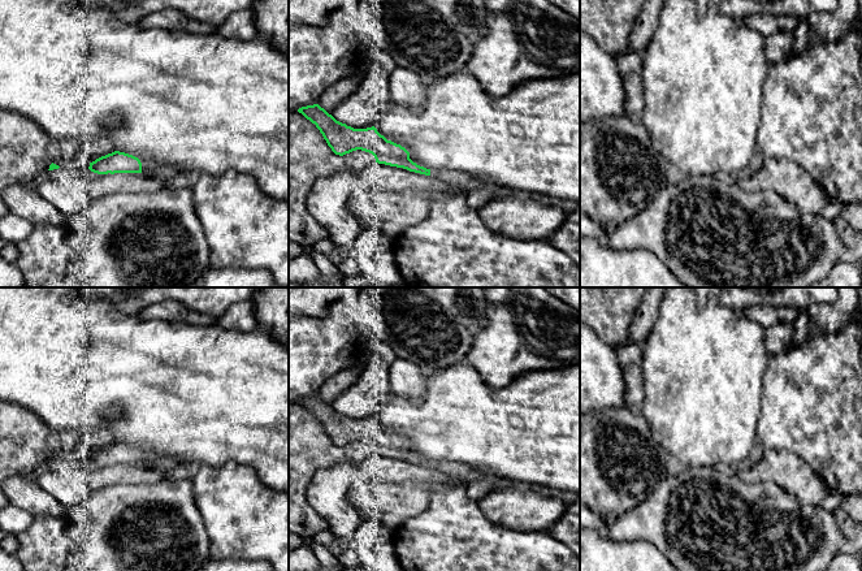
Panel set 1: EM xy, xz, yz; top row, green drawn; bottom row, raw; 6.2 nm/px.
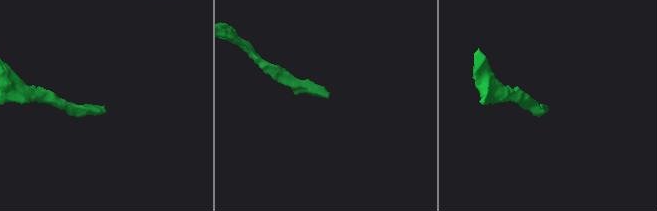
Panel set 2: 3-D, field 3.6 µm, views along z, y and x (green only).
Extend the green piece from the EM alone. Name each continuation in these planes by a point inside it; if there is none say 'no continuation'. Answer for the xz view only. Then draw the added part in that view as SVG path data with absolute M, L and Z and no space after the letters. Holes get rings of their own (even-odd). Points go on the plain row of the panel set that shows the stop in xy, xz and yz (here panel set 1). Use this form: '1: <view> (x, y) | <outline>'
1: xz (455, 470) | M430 460L430 468L438 470L451 477L462 479L463 481L482 481L491 484L494 489L504 489L504 488L516 488L516 489L532 489L533 492L562 499L567 506L572 505L579 496L569 492L555 492L543 486L529 488L525 484L512 484L507 481L502 481L499 477L495 477L491 472L484 471L481 468L465 466L455 462L436 462Z

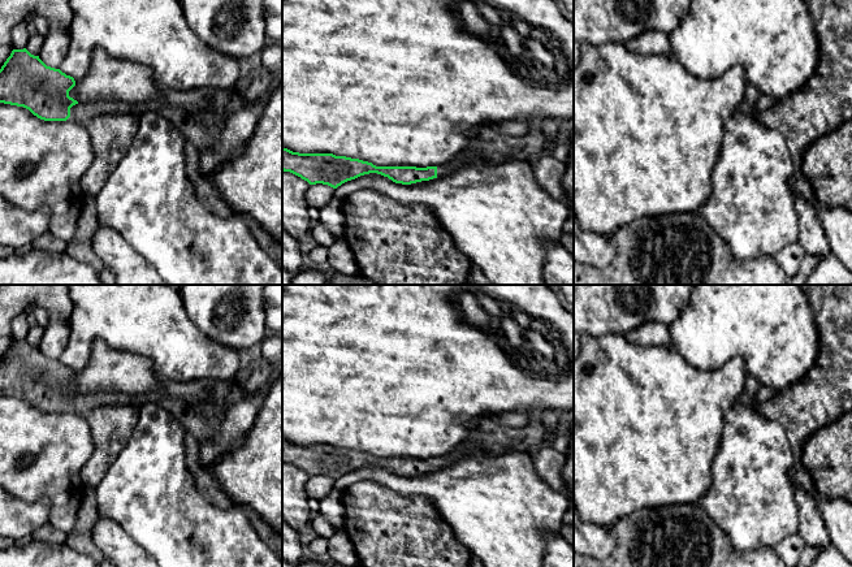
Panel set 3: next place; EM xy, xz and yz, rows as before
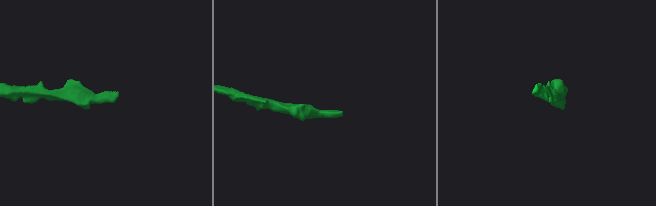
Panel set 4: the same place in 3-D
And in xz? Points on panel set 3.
1: xz (442, 461) | M455 450L454 453L449 455L441 455L437 458L437 468L442 468L447 464L451 464L459 455L462 454L460 450Z

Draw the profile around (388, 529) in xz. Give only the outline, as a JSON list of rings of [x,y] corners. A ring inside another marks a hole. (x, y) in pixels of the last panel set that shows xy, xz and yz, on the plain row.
[[[359,482],[343,492],[342,501],[345,507],[345,532],[354,544],[359,558],[359,567],[468,567],[472,554],[457,540],[450,525],[441,518],[434,505],[425,497],[405,497],[375,482]]]

